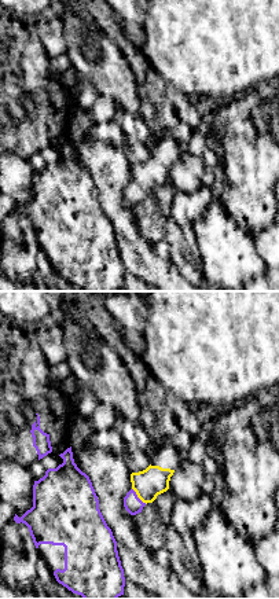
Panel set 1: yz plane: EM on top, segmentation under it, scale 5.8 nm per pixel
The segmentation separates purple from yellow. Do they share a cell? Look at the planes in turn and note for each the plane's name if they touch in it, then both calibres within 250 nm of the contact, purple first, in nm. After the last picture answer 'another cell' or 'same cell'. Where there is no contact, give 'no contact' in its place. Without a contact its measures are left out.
meets purple in yz; 100 nm thick on the purple side, 170 nm on the other

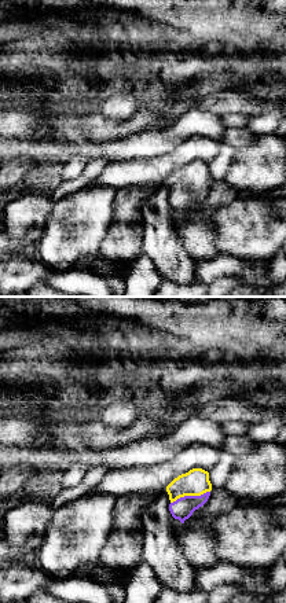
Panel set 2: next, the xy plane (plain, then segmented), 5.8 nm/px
meets purple in xy; 120 nm thick on the purple side, 160 nm on the other

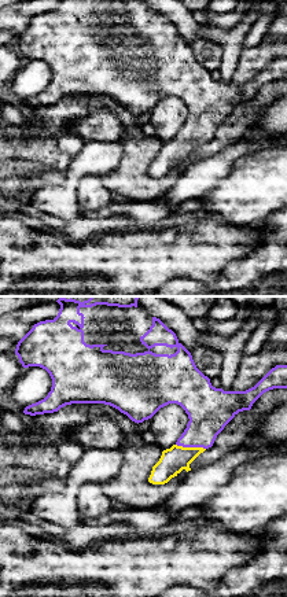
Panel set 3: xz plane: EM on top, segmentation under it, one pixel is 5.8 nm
meets purple in xz; 260 nm thick on the purple side, 150 nm on the other

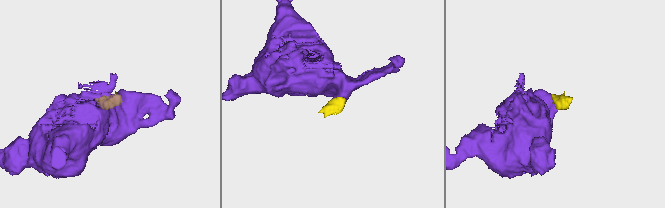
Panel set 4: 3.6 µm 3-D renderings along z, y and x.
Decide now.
same cell

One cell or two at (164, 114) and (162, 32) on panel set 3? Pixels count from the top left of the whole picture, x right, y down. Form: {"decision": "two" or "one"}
{"decision": "two"}

